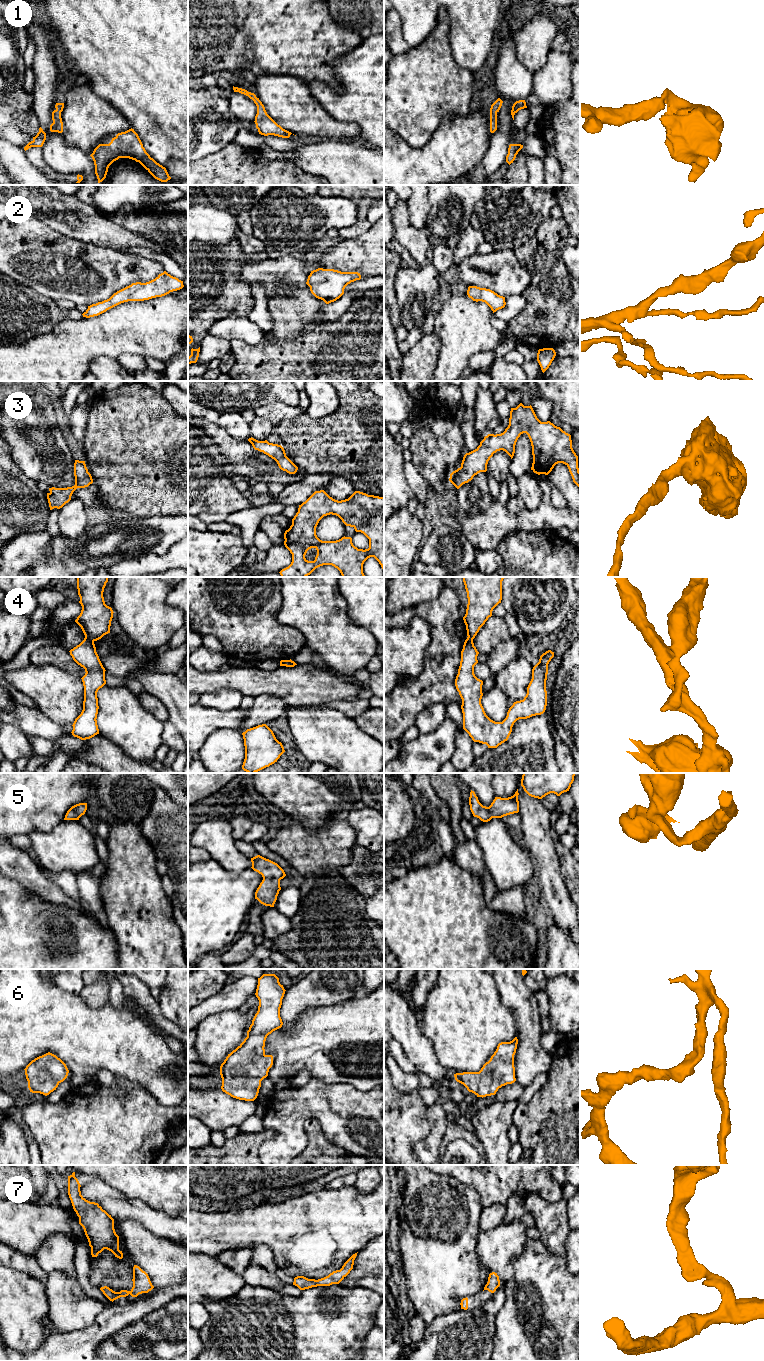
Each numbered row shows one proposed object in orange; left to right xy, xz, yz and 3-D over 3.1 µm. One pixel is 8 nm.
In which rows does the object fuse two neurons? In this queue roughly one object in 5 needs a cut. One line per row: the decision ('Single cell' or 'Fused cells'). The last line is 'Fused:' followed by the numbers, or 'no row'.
1: Single cell
2: Single cell
3: Single cell
4: Fused cells
5: Single cell
6: Single cell
7: Single cell
Fused: 4

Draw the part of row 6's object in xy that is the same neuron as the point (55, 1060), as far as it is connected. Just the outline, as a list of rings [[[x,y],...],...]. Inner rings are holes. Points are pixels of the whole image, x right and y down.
[[[50,1052],[32,1060],[24,1070],[30,1092],[45,1096],[56,1090],[69,1073],[66,1064]]]

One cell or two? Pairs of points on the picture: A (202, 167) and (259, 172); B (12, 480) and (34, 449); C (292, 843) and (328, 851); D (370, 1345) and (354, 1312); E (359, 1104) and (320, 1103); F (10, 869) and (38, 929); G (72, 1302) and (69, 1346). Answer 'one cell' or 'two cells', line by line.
A: one cell
B: two cells
C: one cell
D: two cells
E: one cell
F: two cells
G: two cells

